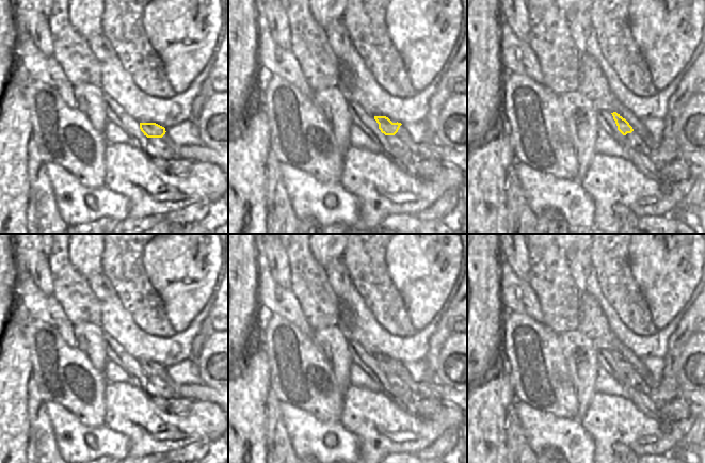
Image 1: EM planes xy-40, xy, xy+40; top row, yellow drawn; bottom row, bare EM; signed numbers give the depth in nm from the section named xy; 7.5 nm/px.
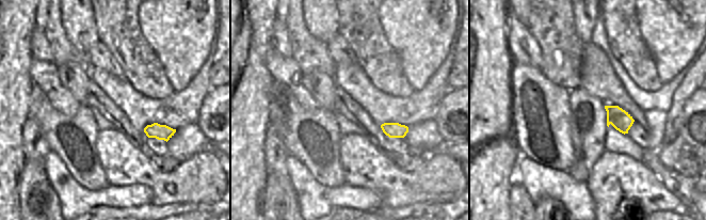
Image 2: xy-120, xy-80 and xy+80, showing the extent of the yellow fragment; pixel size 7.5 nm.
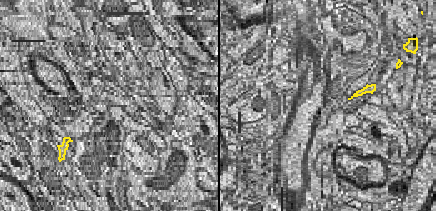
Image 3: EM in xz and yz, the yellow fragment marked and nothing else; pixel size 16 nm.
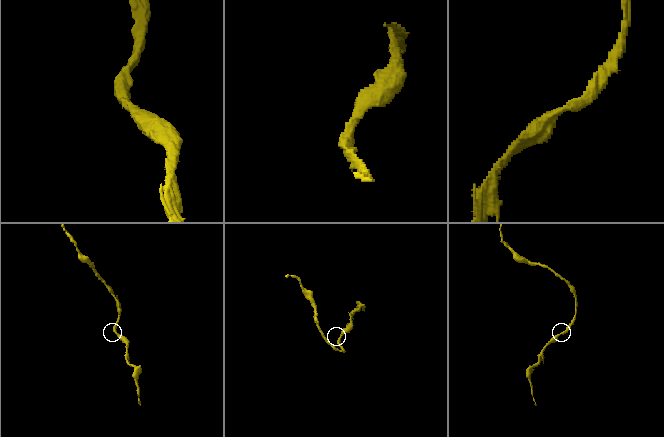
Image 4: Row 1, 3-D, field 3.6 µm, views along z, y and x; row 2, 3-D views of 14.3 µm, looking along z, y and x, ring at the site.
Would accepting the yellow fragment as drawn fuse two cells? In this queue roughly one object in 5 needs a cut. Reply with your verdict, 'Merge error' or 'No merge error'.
No merge error

